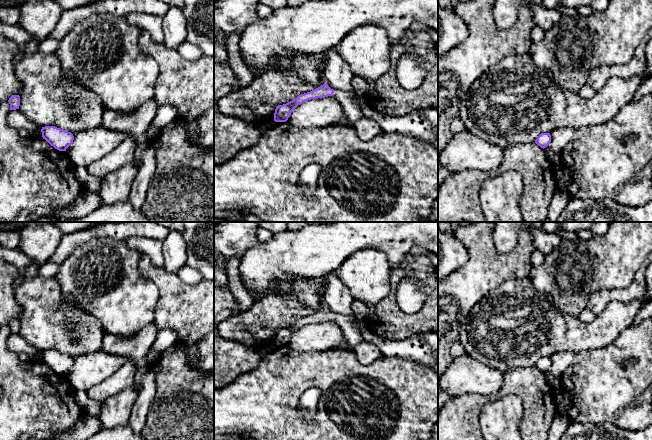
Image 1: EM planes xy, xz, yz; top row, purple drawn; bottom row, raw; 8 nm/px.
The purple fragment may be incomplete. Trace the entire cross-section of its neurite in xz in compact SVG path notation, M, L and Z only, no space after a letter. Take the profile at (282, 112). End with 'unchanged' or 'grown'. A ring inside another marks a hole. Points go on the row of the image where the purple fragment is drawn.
M325 83L310 92L299 95L296 99L286 104L277 106L274 113L274 121L286 122L290 117L291 112L298 105L311 99L323 98L328 96L333 96L337 99L343 109L344 114L347 116L350 122L354 123L362 118L365 118L364 113L359 108L356 95L349 94L343 91L334 91L328 86L327 83Z; grown

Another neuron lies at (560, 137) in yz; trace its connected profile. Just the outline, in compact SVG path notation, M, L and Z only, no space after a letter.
M560 127L550 132L551 142L544 148L544 154L548 162L558 165L567 146L572 141L575 129L571 127Z

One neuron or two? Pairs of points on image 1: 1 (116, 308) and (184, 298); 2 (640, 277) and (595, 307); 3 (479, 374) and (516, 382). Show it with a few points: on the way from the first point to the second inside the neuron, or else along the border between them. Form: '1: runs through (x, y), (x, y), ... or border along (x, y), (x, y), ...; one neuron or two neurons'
1: border along (149, 280), (158, 290), (153, 321); two neurons
2: runs through (632, 289), (626, 295), (607, 296); one neuron
3: border along (503, 373), (503, 384), (497, 396); two neurons

